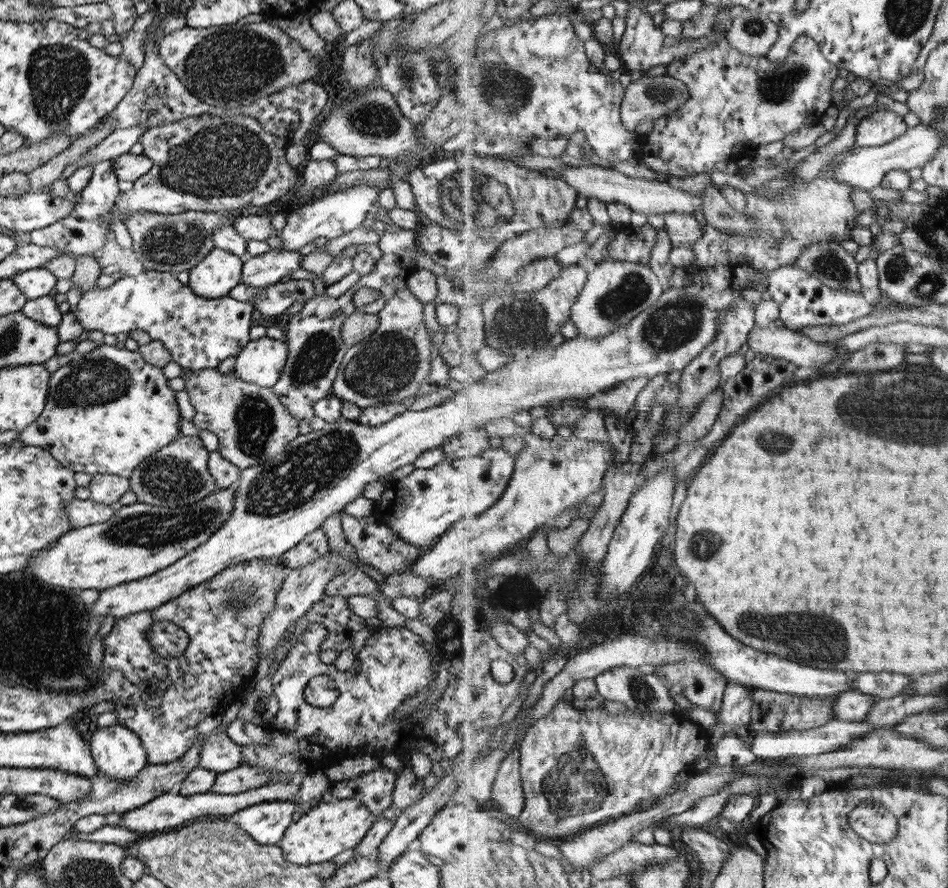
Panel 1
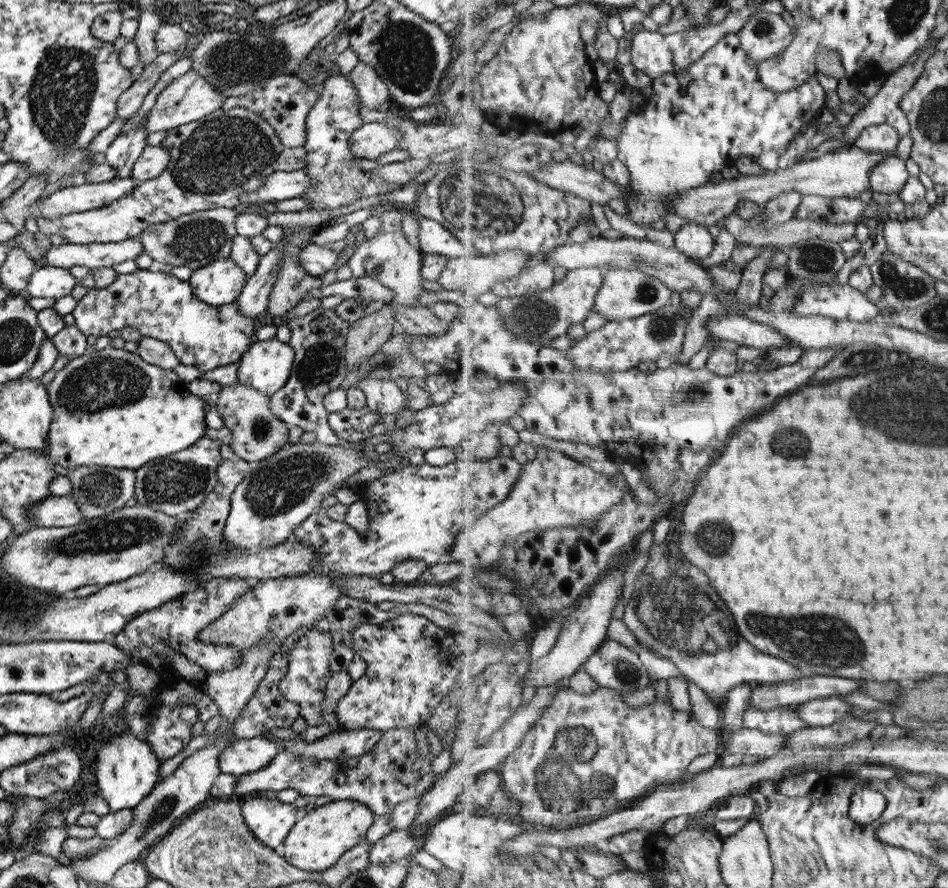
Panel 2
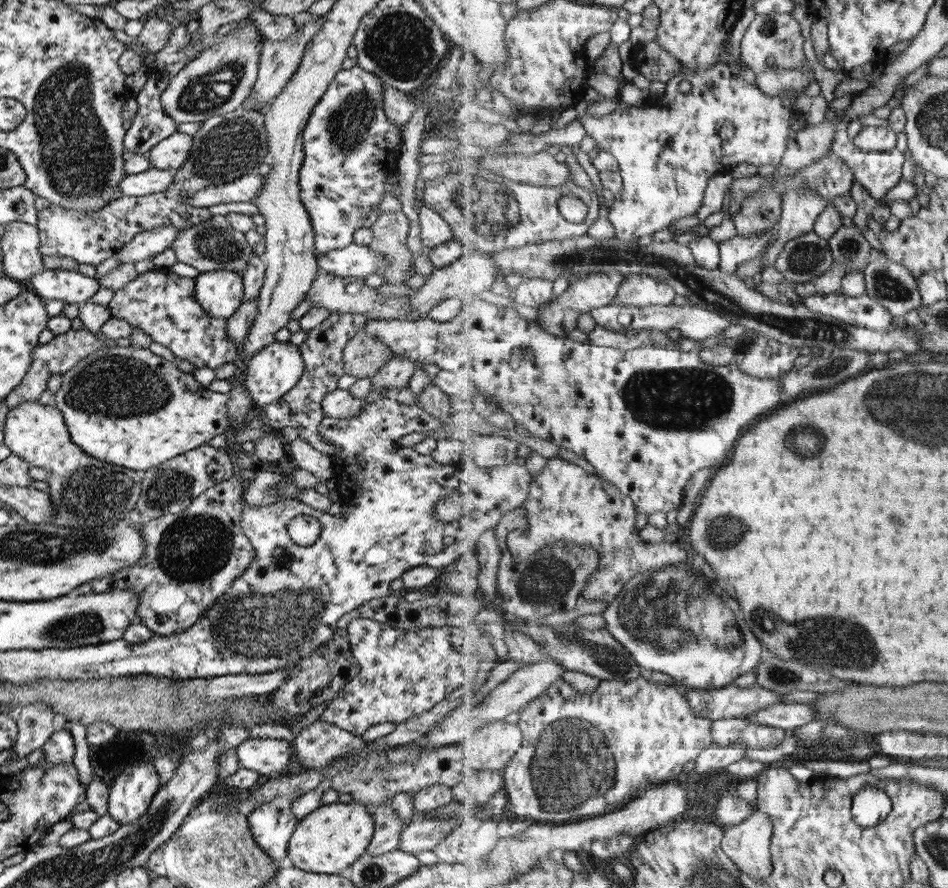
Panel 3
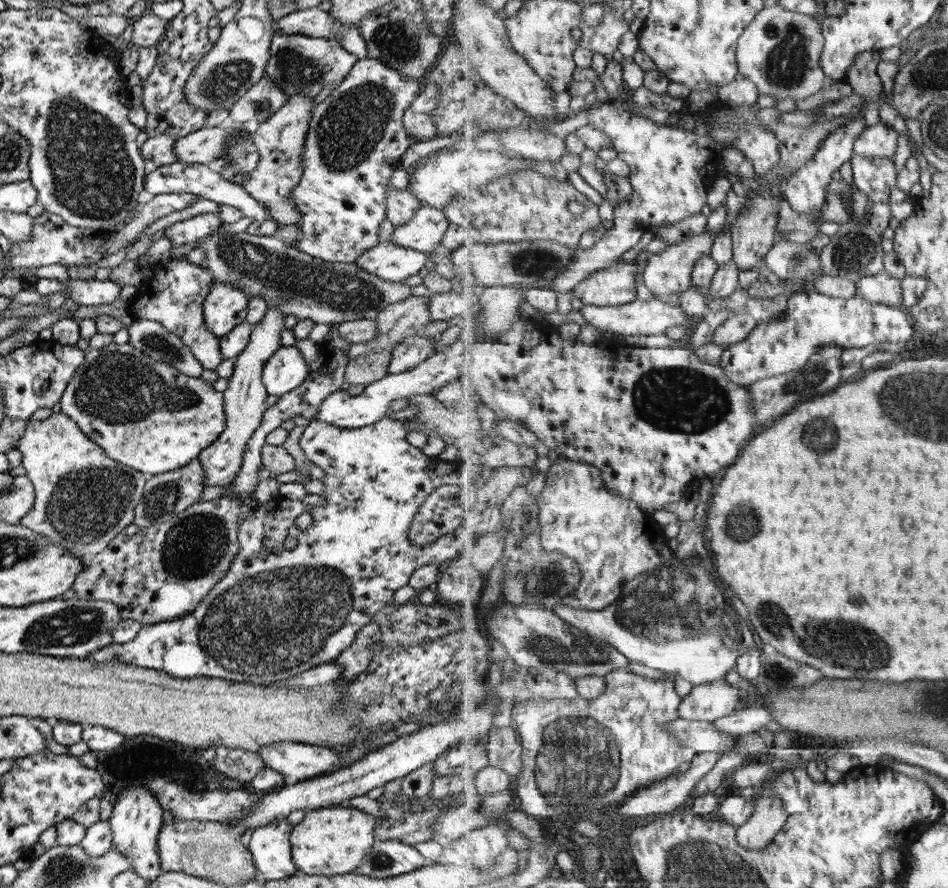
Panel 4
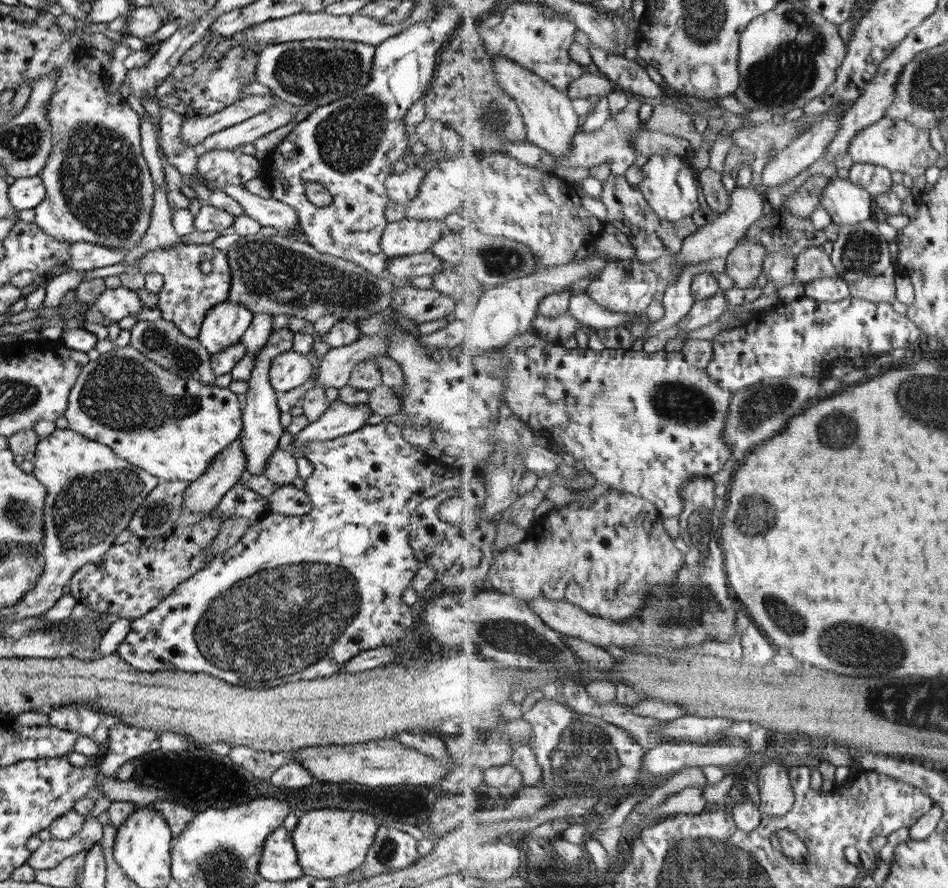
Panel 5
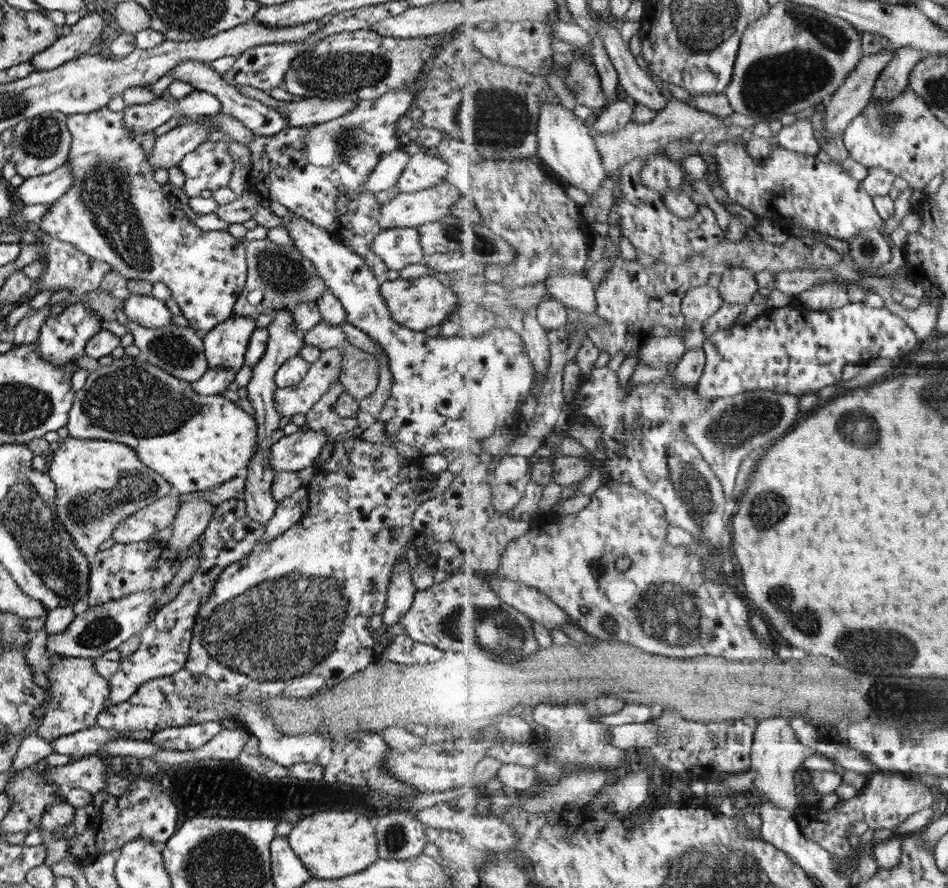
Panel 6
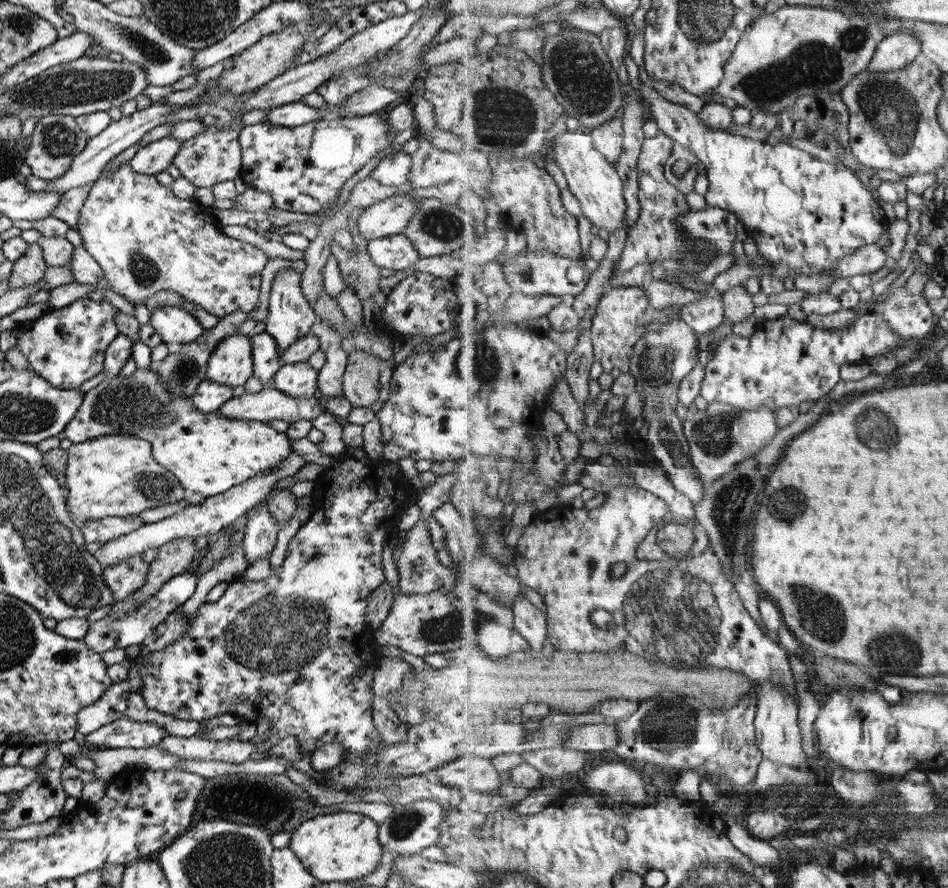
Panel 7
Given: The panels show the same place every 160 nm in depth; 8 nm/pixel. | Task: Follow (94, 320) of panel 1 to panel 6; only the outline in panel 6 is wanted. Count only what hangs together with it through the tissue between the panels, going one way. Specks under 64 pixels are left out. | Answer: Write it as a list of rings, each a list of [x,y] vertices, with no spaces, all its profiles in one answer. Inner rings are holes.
[[[105,106],[91,111],[89,114],[67,115],[65,125],[67,125],[67,131],[69,131],[69,135],[71,135],[71,148],[69,148],[66,162],[67,165],[69,165],[69,169],[71,169],[73,182],[71,186],[65,190],[64,194],[61,195],[61,198],[57,198],[54,202],[49,204],[49,208],[45,211],[45,214],[36,223],[36,228],[42,230],[42,232],[46,232],[51,238],[57,238],[61,242],[66,242],[74,246],[78,251],[81,251],[82,254],[93,258],[93,260],[105,262],[112,272],[118,274],[119,279],[122,281],[129,279],[144,280],[150,283],[162,282],[170,290],[170,296],[177,303],[180,315],[187,320],[188,326],[192,327],[198,334],[211,330],[218,322],[233,316],[232,308],[234,302],[237,300],[243,288],[245,278],[247,278],[244,241],[231,237],[227,231],[223,230],[199,230],[199,228],[188,221],[188,218],[184,216],[183,212],[177,212],[176,209],[171,207],[171,203],[169,203],[169,201],[165,199],[165,195],[163,195],[161,186],[153,179],[153,170],[151,166],[145,162],[145,156],[137,138],[133,138],[133,136],[129,136],[129,134],[125,132],[125,126],[123,126],[123,110],[113,112]]]

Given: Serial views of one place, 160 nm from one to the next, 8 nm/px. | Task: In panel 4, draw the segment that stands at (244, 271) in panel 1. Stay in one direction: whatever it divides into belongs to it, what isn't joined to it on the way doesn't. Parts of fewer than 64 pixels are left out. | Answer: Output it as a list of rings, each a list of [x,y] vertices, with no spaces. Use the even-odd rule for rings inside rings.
[[[382,239],[374,247],[364,250],[353,264],[381,280],[401,283],[407,278],[417,280],[417,274],[427,260],[422,252]]]

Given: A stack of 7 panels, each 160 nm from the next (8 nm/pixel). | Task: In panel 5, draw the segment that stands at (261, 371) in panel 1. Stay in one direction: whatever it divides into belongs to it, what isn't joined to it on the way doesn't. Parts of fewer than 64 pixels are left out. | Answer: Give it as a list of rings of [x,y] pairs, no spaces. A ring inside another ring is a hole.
[[[288,350],[270,360],[268,382],[277,393],[291,390],[308,380],[311,366],[308,356]]]

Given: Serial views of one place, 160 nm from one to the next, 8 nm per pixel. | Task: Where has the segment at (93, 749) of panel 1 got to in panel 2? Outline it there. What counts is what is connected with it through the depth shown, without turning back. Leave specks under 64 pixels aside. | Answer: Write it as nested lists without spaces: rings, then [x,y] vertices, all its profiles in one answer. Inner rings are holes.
[[[129,730],[107,740],[95,756],[95,782],[97,794],[108,804],[110,812],[133,809],[154,787],[158,778],[158,759],[146,742],[137,740]]]

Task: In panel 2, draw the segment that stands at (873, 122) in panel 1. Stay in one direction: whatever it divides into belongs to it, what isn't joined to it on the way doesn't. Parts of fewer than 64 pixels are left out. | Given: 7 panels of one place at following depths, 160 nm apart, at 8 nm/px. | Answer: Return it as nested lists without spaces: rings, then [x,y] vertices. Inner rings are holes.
[[[879,124],[863,129],[861,137],[855,142],[855,147],[869,152],[895,152],[901,142],[901,135],[889,124]]]

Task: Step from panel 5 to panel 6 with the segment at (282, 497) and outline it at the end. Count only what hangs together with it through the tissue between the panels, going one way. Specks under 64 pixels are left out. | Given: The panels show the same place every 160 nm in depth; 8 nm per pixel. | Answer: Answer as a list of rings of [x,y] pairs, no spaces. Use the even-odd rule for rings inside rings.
[[[297,487],[288,497],[275,503],[273,516],[266,522],[262,541],[270,541],[293,526],[308,511],[307,488]]]

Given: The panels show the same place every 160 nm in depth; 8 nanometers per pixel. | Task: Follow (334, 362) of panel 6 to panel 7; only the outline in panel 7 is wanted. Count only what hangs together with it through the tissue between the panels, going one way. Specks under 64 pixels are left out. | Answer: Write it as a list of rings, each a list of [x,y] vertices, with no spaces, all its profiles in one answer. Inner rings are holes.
[[[262,387],[254,393],[243,393],[223,402],[217,410],[219,416],[230,419],[254,420],[268,423],[271,420],[312,420],[321,415],[319,402],[315,397],[300,399],[275,390]]]

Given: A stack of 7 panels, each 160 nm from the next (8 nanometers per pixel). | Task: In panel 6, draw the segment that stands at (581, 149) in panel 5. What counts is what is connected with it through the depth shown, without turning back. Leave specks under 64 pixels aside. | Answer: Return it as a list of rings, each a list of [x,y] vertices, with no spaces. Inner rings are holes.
[[[672,97],[668,105],[659,111],[657,116],[647,124],[637,124],[631,120],[623,130],[609,132],[609,134],[599,134],[595,136],[595,145],[597,151],[601,153],[603,167],[609,174],[615,172],[620,167],[625,167],[635,159],[649,159],[651,156],[661,153],[670,143],[675,143],[683,138],[691,137],[691,134],[697,131],[703,131],[705,134],[713,130],[731,130],[732,127],[724,127],[722,121],[719,121],[715,115],[699,110],[694,106],[689,106],[687,102],[680,101]]]

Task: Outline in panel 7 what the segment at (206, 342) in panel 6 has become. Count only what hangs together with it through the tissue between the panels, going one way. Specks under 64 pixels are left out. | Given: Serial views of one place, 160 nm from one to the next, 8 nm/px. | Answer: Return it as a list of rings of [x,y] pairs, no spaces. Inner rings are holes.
[[[233,333],[220,340],[207,359],[206,378],[233,388],[252,375],[250,337]]]

